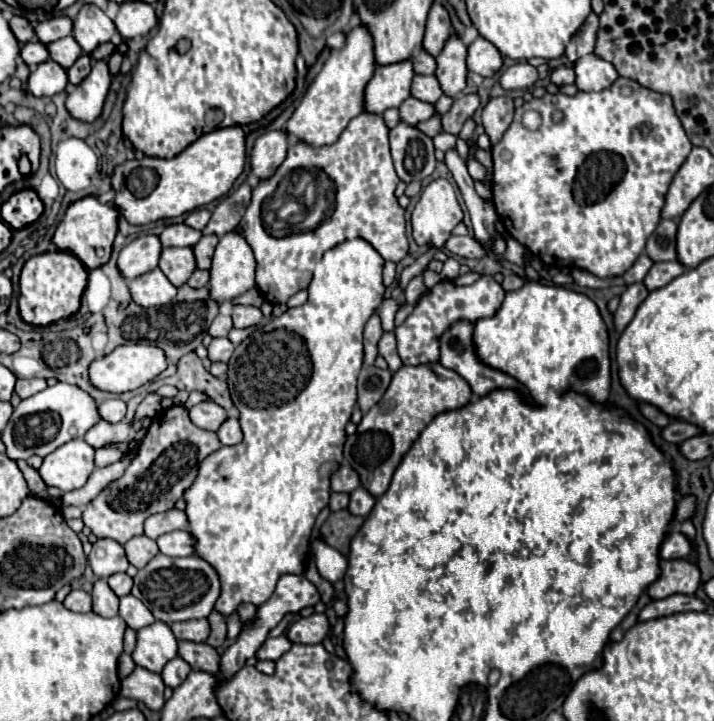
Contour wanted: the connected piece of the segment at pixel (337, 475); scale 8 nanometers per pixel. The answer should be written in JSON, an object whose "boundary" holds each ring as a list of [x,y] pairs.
{"boundary":[[[341,466],[331,474],[331,490],[333,492],[345,492],[351,494],[359,486],[357,472],[351,466]]]}

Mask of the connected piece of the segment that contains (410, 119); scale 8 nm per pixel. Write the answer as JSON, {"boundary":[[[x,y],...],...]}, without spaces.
{"boundary":[[[407,98],[401,106],[399,106],[399,116],[401,122],[415,126],[421,120],[429,120],[435,114],[433,104],[427,102],[417,102],[417,98]]]}

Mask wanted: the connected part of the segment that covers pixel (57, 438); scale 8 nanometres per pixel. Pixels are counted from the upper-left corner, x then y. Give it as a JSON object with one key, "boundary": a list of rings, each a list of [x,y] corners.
{"boundary":[[[57,382],[55,386],[47,386],[43,392],[37,392],[35,396],[19,402],[1,432],[1,442],[5,444],[5,454],[15,462],[27,460],[33,454],[45,458],[65,442],[83,438],[85,432],[99,420],[101,418],[97,414],[97,404],[89,394],[77,390],[77,386]]]}

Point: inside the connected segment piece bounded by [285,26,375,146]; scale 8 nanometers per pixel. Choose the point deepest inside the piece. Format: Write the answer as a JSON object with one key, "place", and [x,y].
{"place":[336,95]}

